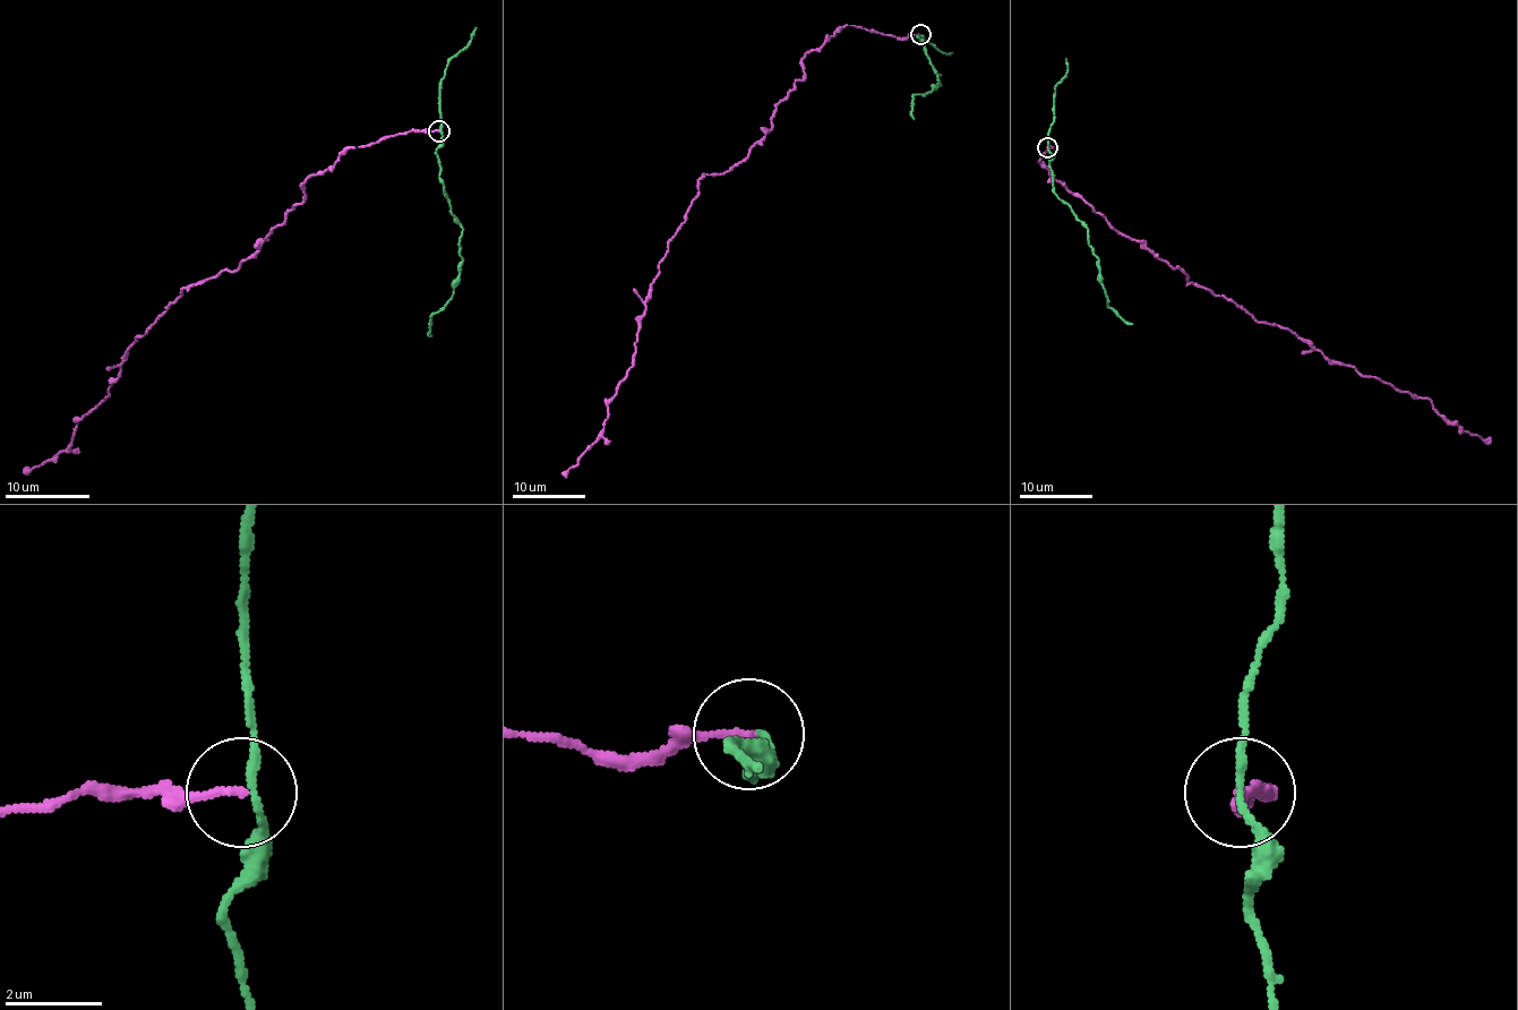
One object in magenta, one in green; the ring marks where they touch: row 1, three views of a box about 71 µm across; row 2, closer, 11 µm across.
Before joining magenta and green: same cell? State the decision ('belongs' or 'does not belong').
does not belong

